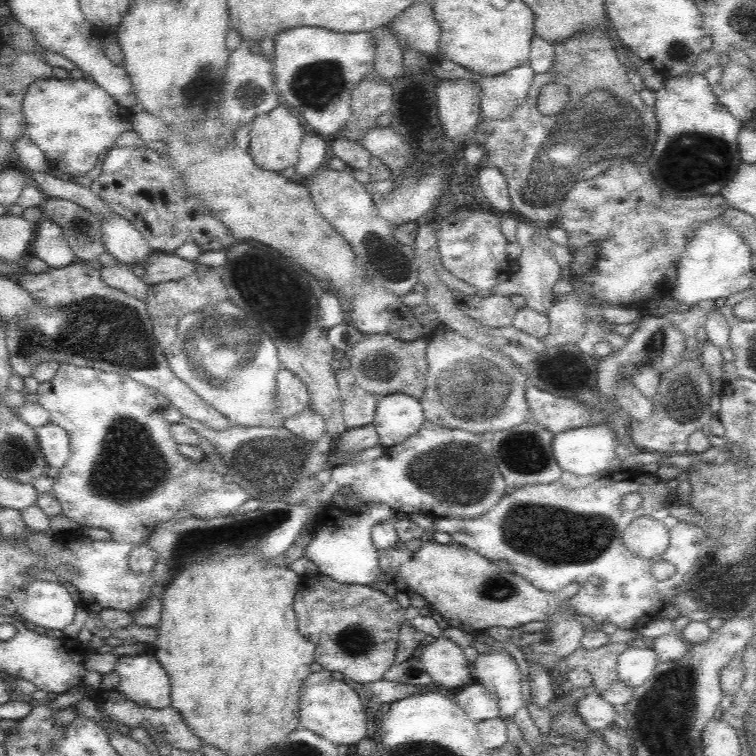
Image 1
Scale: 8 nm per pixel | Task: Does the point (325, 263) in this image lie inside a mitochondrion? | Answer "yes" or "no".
no

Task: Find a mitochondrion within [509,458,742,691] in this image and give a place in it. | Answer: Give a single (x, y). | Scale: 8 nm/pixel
(707, 597)

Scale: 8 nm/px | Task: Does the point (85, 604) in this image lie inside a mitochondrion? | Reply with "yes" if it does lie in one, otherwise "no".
no

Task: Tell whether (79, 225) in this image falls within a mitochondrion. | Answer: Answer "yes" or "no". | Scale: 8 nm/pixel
no

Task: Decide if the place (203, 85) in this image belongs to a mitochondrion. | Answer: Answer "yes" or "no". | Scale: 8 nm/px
yes

